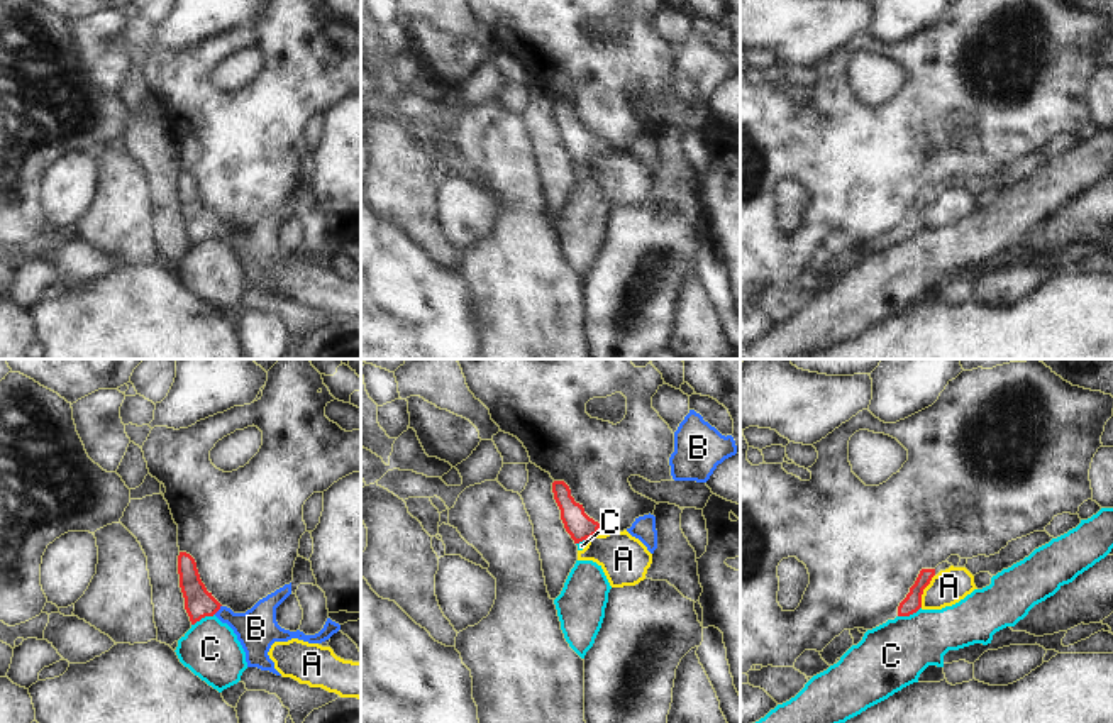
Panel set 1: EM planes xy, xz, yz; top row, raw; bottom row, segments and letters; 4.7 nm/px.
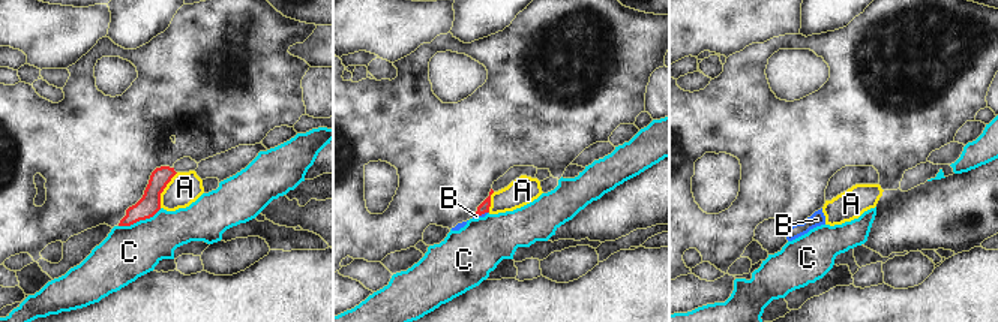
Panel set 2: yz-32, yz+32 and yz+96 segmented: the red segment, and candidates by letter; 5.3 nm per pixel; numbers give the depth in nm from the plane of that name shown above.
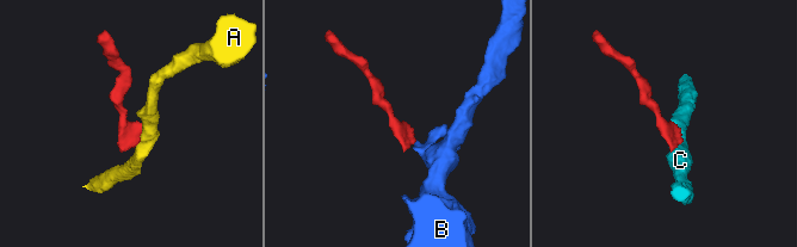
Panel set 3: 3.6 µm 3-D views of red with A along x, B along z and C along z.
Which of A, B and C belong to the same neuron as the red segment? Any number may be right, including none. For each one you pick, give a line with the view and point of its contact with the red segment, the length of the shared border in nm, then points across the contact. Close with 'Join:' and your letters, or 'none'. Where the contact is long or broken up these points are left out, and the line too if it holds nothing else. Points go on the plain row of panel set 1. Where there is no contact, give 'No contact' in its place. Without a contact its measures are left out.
B: Touches red at xy (217, 231). Shared border 60 nm. Path across: xy (199, 224), (217, 231), (256, 249)
Join: B

